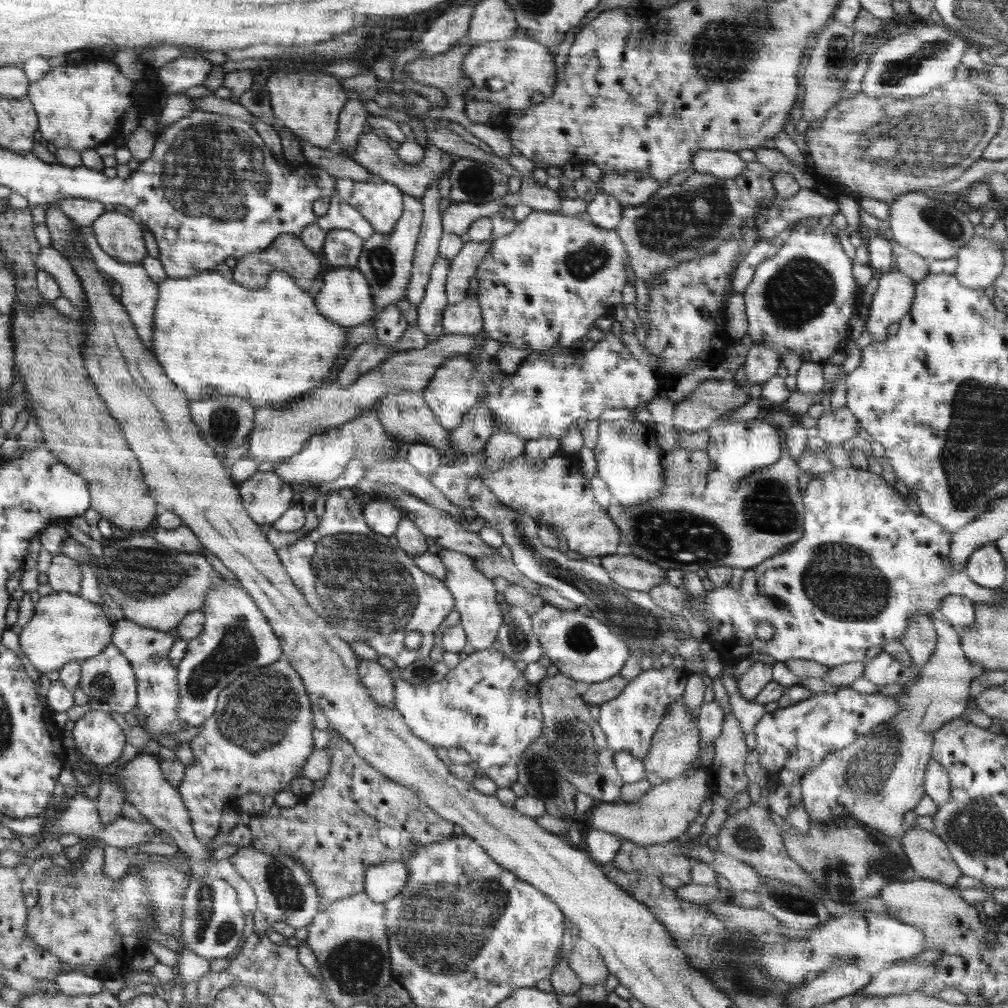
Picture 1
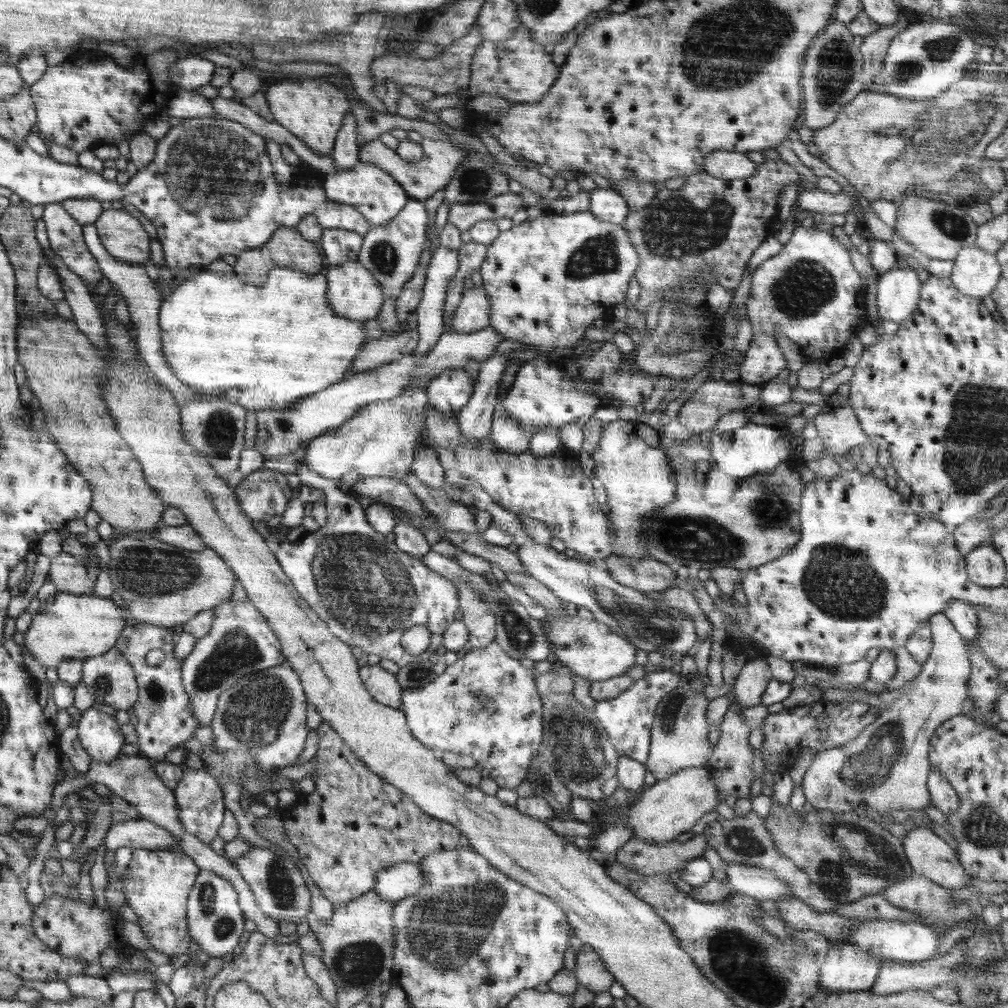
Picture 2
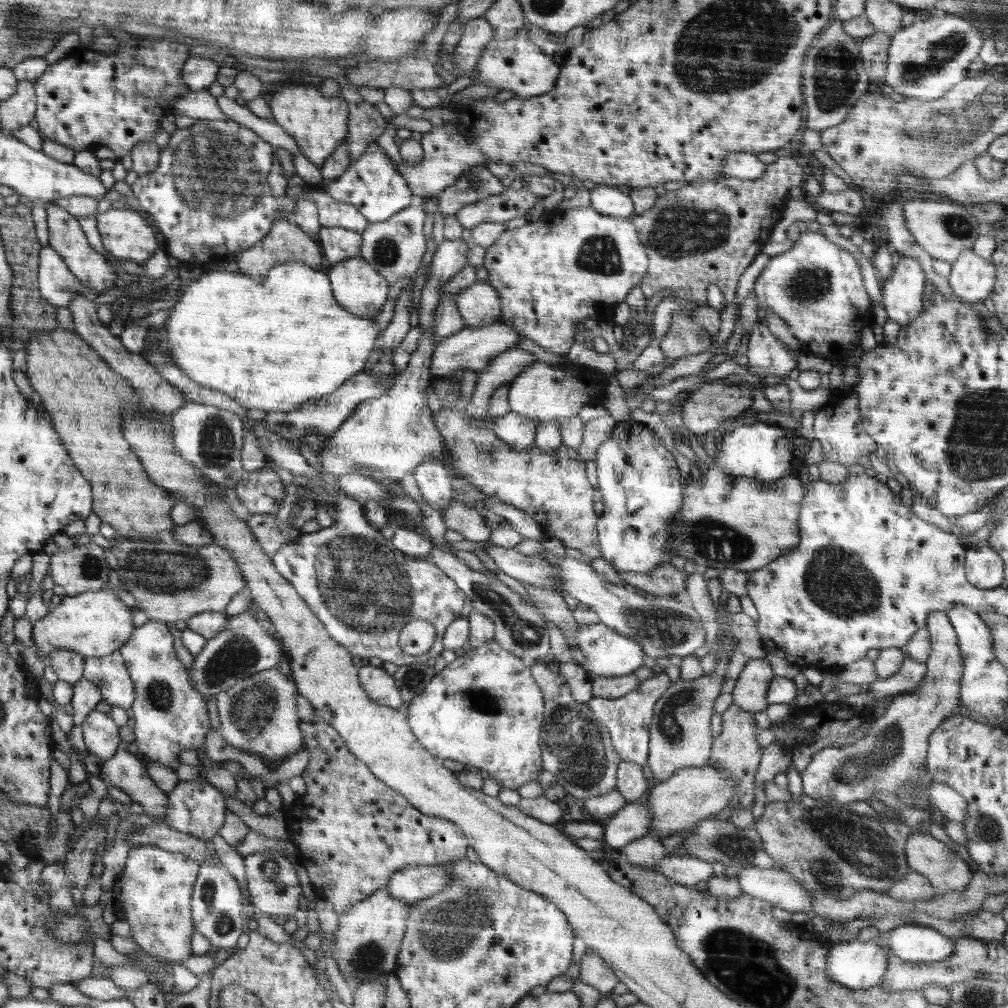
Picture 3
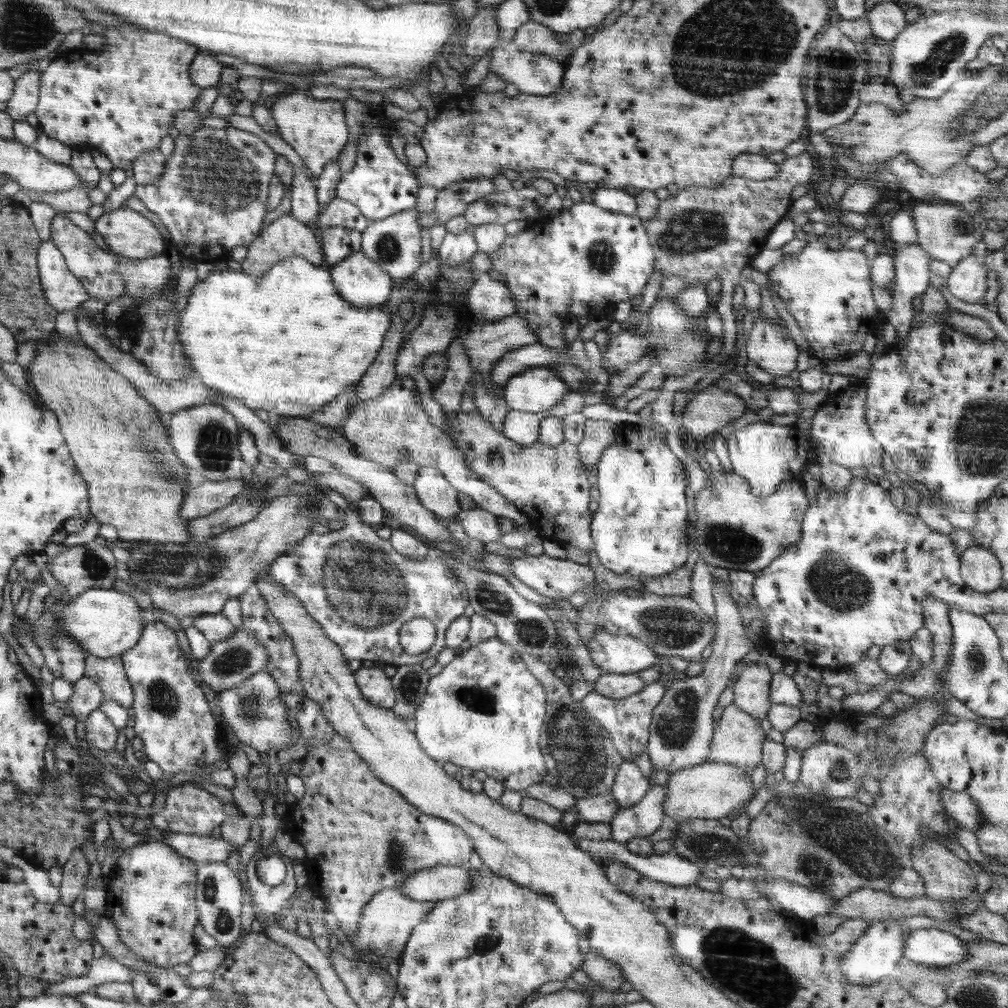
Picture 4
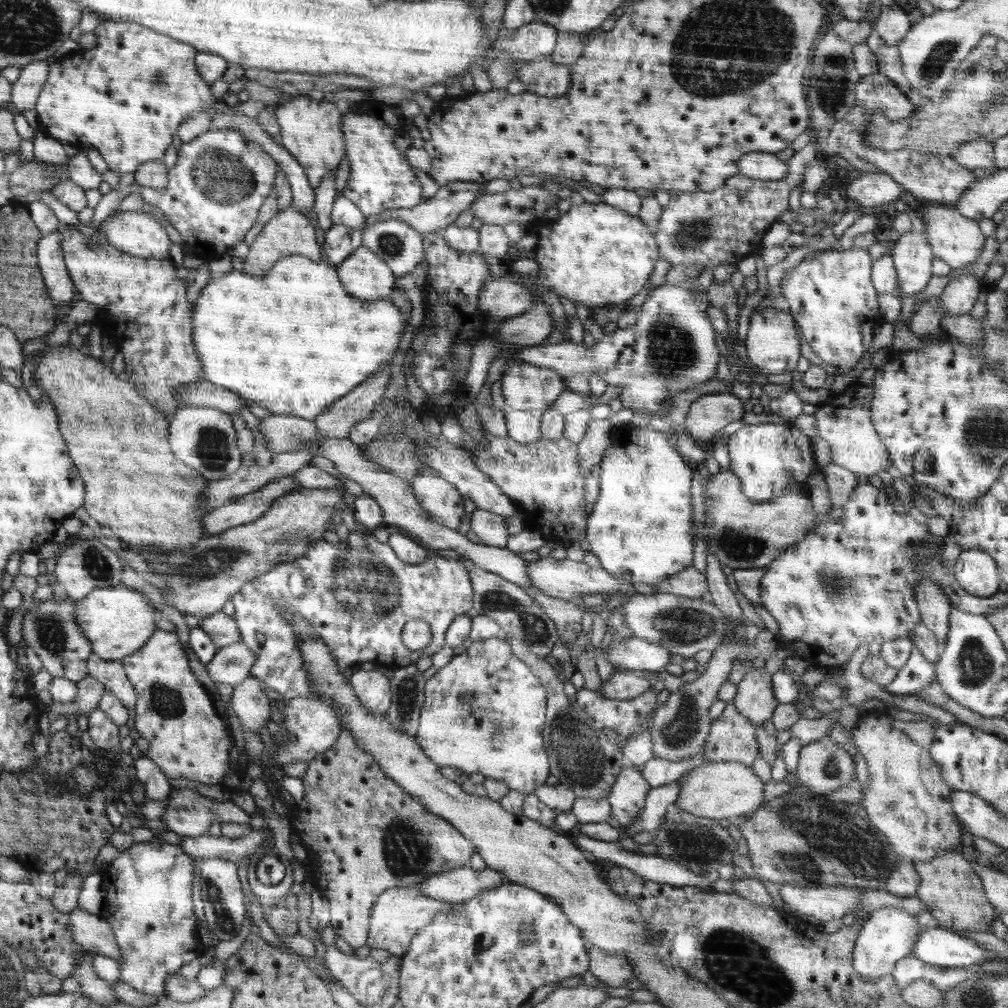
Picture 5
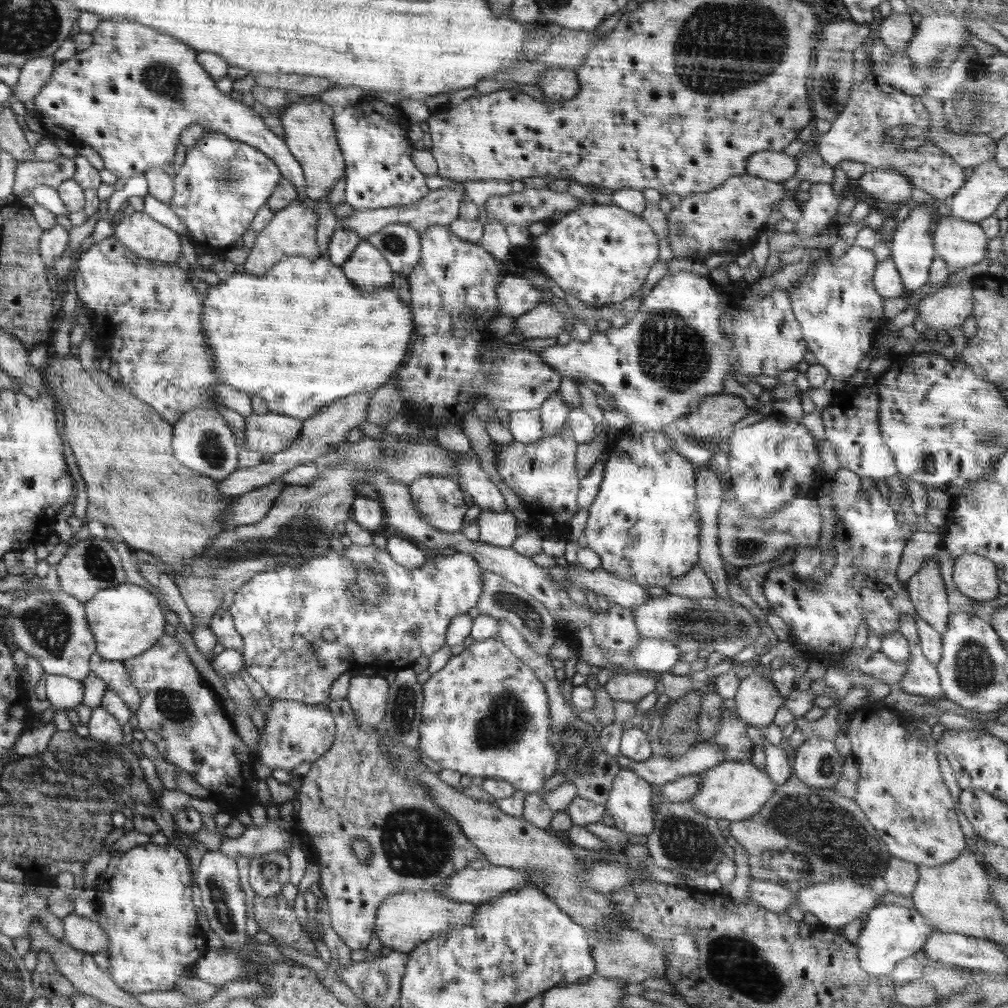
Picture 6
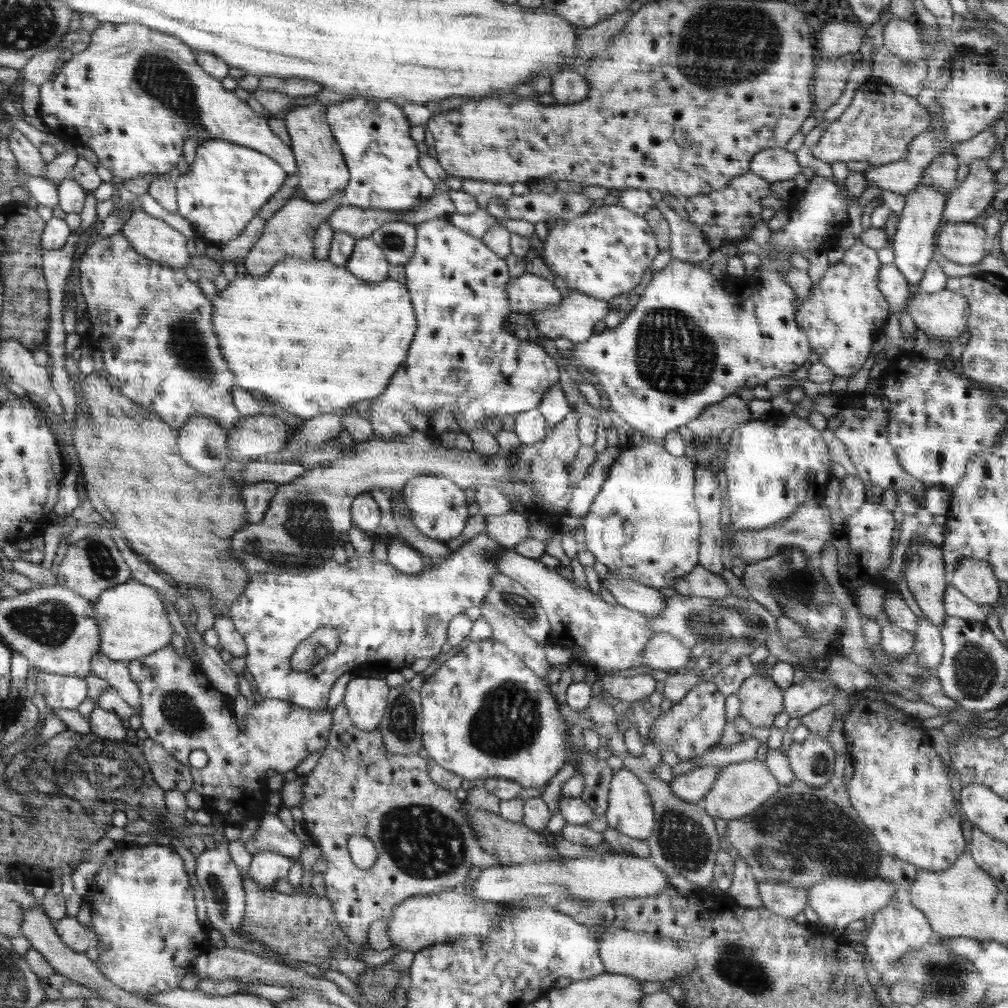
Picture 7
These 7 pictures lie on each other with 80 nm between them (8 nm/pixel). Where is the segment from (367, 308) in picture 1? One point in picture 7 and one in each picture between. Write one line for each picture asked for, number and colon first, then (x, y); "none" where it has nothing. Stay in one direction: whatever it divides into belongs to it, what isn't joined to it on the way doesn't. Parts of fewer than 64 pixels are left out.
2: (353, 292)
3: (357, 285)
4: (361, 281)
5: (365, 275)
6: (369, 270)
7: (368, 261)

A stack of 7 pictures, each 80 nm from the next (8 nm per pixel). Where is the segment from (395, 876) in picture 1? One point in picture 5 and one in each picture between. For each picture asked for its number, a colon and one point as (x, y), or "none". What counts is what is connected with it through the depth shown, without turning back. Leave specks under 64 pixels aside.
2: (403, 879)
3: (414, 883)
4: (442, 882)
5: (454, 886)

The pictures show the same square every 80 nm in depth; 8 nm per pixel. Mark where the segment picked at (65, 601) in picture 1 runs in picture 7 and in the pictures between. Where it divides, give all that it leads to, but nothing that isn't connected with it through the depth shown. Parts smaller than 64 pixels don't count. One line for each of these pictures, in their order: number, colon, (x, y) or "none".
2: (67, 626)
3: (96, 623)
4: (106, 623)
5: (117, 621)
6: (125, 620)
7: (132, 622)

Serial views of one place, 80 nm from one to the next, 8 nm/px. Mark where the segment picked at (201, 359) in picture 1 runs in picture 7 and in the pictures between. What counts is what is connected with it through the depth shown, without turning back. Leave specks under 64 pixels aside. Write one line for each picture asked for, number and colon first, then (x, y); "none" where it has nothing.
2: (266, 348)
3: (276, 346)
4: (288, 343)
5: (291, 343)
6: (300, 337)
7: (310, 335)

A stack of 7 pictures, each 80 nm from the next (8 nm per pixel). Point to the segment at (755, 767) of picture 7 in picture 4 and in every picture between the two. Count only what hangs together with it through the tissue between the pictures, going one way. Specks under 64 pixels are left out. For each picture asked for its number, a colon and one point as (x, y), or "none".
4: (711, 790)
5: (723, 789)
6: (733, 790)

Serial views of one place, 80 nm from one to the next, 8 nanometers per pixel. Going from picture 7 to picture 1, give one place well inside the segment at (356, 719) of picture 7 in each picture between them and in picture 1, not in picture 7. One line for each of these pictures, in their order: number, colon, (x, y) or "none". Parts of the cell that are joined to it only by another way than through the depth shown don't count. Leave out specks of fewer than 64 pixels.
1: (378, 679)
2: (382, 684)
3: (380, 686)
4: (374, 683)
5: (372, 686)
6: (368, 693)

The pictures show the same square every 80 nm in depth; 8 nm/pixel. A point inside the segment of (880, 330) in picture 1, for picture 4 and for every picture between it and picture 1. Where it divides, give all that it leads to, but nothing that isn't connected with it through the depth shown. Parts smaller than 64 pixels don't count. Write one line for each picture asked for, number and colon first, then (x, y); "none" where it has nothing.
2: (897, 296)
3: (902, 291)
4: (912, 277)

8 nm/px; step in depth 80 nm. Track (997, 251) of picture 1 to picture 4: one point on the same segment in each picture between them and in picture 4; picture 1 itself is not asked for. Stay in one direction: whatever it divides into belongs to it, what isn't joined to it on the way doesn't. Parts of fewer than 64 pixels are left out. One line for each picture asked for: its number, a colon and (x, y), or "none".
2: (975, 272)
3: (972, 278)
4: (967, 281)

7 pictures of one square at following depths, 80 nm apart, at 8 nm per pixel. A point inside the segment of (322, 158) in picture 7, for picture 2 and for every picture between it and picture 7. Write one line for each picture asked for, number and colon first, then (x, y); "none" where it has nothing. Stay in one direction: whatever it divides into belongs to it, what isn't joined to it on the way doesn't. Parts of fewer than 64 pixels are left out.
2: (313, 110)
3: (318, 123)
4: (317, 129)
5: (311, 130)
6: (309, 131)

